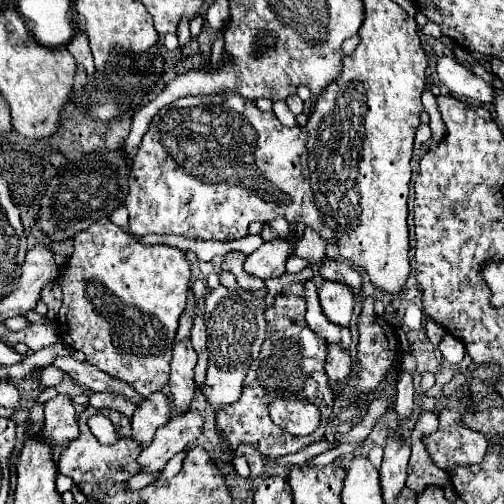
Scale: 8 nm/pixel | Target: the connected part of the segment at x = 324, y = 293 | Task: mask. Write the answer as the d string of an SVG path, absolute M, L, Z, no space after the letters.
M324 281L318 289L320 305L324 315L342 327L348 327L352 317L352 305L354 305L354 293L346 283L338 281Z

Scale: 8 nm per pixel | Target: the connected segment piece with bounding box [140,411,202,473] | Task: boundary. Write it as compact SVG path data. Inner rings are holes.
M186 411L158 427L152 443L140 453L142 471L160 471L164 465L192 441L202 435L202 417L198 411Z

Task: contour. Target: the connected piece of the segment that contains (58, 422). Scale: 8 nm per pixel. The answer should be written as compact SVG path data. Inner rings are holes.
M56 395L44 405L46 419L40 431L40 439L48 445L64 445L64 441L72 441L78 435L76 411L72 405L72 395Z

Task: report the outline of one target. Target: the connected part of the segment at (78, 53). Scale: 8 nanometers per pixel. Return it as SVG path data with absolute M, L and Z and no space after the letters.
M80 31L80 33L76 33L76 35L72 37L72 41L70 41L66 47L68 47L68 51L74 55L74 59L84 65L88 77L92 77L96 69L94 69L94 61L92 61L90 47L88 47L88 37Z

